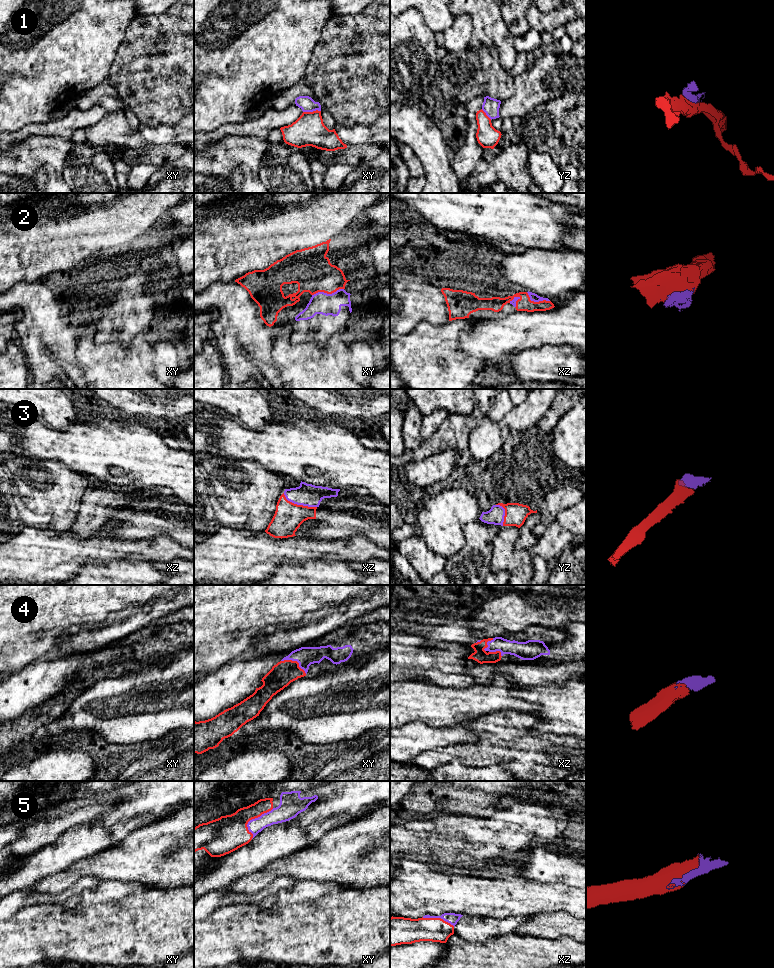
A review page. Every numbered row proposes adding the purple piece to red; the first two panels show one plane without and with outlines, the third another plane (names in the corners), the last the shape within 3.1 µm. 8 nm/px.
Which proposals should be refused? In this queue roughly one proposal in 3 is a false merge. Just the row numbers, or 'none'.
1

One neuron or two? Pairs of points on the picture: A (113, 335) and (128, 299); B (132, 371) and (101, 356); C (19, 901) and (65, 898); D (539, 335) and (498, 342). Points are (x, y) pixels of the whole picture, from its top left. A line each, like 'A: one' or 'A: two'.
A: one
B: one
C: one
D: one

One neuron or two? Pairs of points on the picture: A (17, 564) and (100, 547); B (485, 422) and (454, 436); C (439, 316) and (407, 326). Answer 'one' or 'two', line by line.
A: one
B: two
C: one

